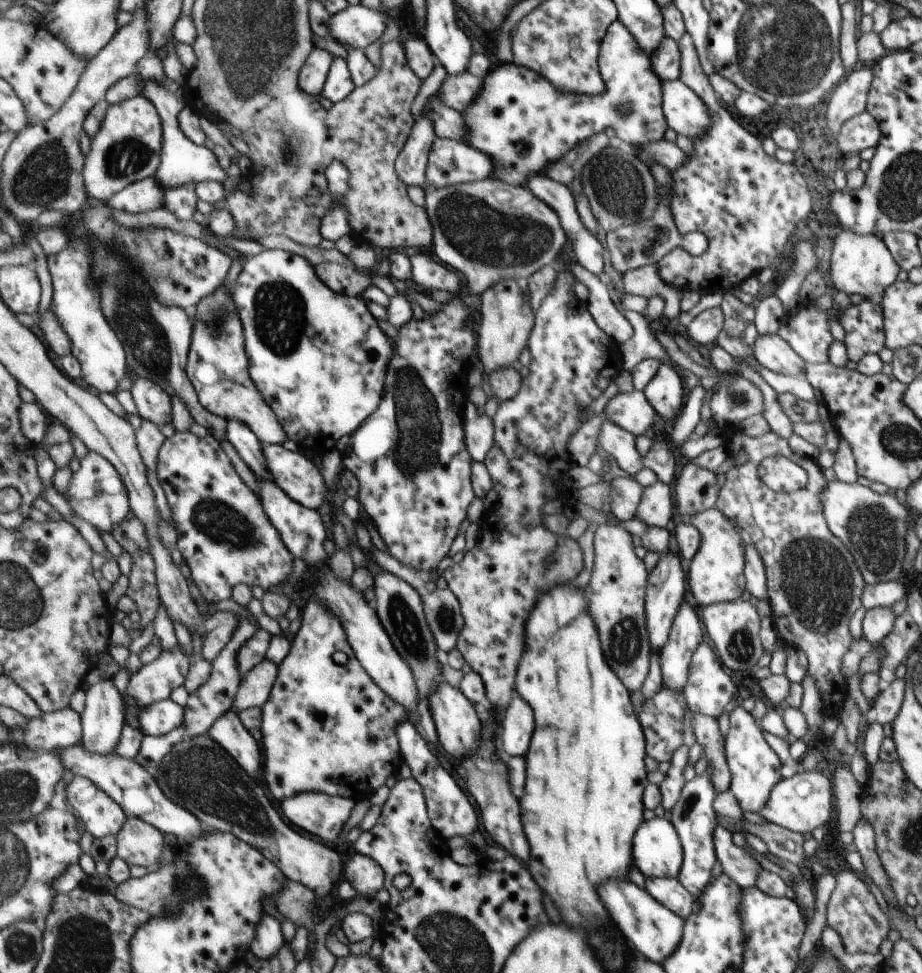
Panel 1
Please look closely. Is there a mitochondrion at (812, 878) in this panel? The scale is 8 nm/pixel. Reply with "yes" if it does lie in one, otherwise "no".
no

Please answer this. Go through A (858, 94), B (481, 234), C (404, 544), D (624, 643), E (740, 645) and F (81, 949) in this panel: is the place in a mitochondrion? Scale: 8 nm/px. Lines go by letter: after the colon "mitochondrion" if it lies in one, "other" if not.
A: other
B: mitochondrion
C: other
D: mitochondrion
E: mitochondrion
F: mitochondrion

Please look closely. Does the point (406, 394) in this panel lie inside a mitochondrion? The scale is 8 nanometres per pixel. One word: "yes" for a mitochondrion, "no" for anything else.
yes

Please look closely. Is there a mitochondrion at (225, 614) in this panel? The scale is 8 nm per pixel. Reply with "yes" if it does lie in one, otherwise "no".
no

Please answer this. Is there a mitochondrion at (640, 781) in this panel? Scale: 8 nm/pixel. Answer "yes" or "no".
no

